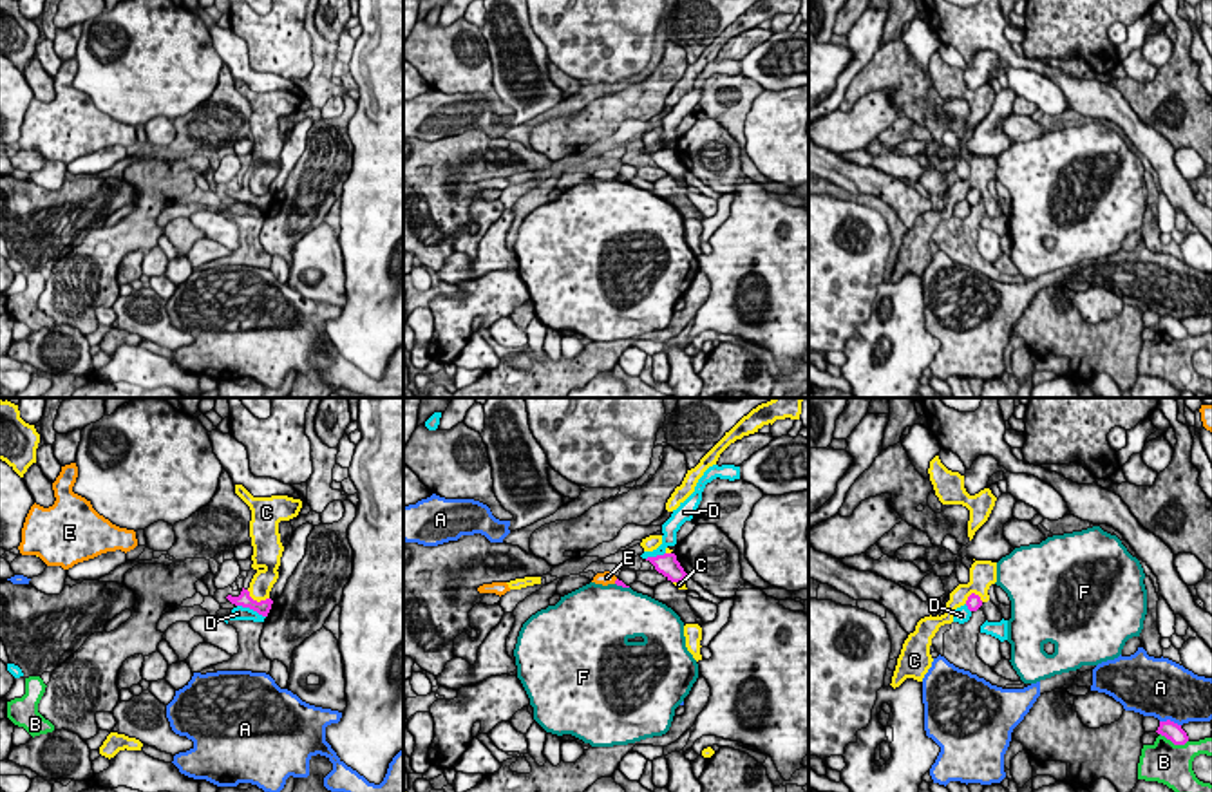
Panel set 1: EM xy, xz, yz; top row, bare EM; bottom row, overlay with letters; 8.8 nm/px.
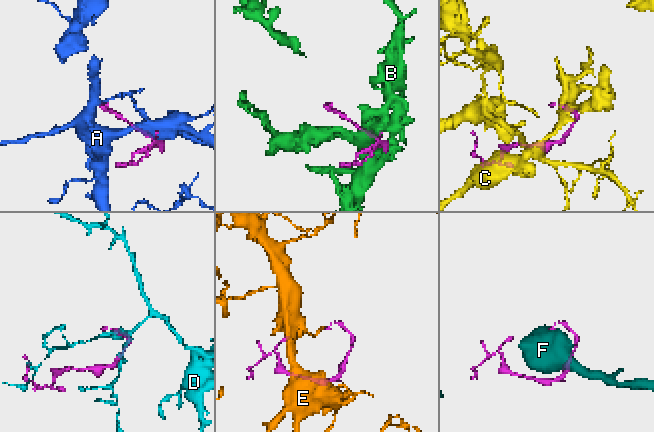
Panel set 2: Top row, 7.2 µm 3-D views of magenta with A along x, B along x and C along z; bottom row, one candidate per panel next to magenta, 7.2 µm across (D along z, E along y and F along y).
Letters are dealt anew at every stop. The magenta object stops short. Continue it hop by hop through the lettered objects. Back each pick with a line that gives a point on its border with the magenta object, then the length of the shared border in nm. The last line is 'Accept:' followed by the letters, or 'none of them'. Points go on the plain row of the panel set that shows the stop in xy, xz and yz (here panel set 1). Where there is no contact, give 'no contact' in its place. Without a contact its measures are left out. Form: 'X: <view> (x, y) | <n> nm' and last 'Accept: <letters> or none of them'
Accept: none of them

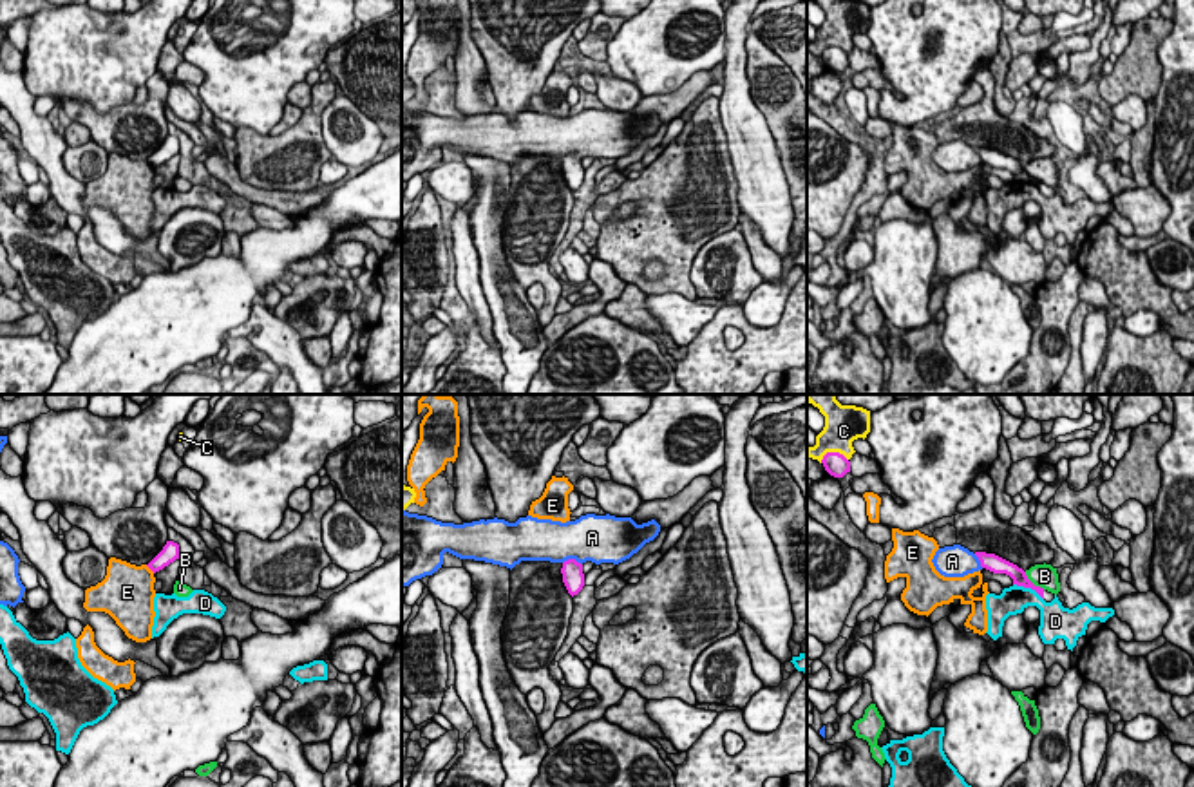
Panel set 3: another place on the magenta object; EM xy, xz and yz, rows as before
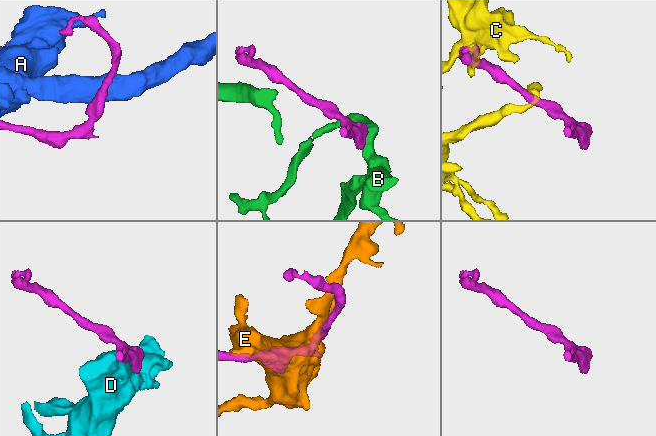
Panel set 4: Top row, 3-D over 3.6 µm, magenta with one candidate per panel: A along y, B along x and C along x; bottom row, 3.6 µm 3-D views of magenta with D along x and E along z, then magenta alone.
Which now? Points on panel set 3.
Accept: none of them

